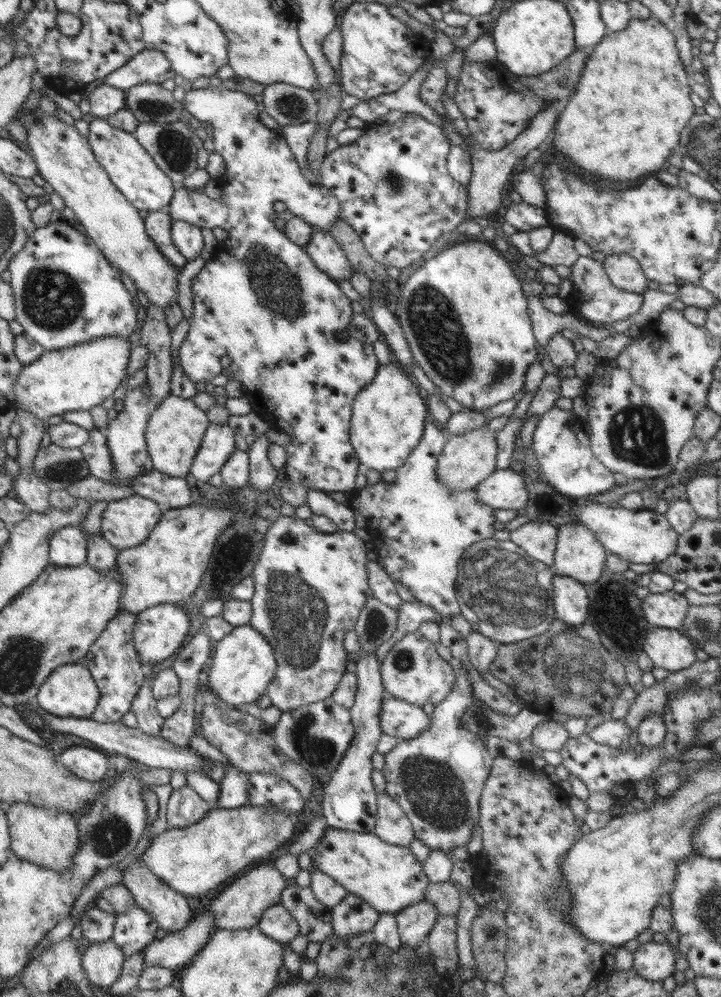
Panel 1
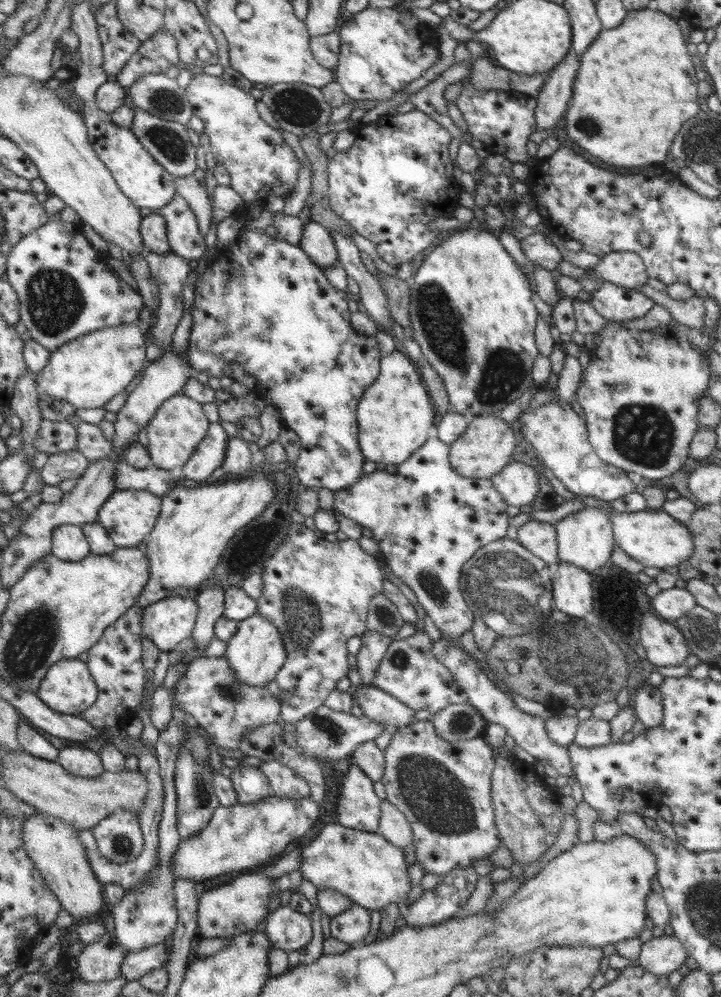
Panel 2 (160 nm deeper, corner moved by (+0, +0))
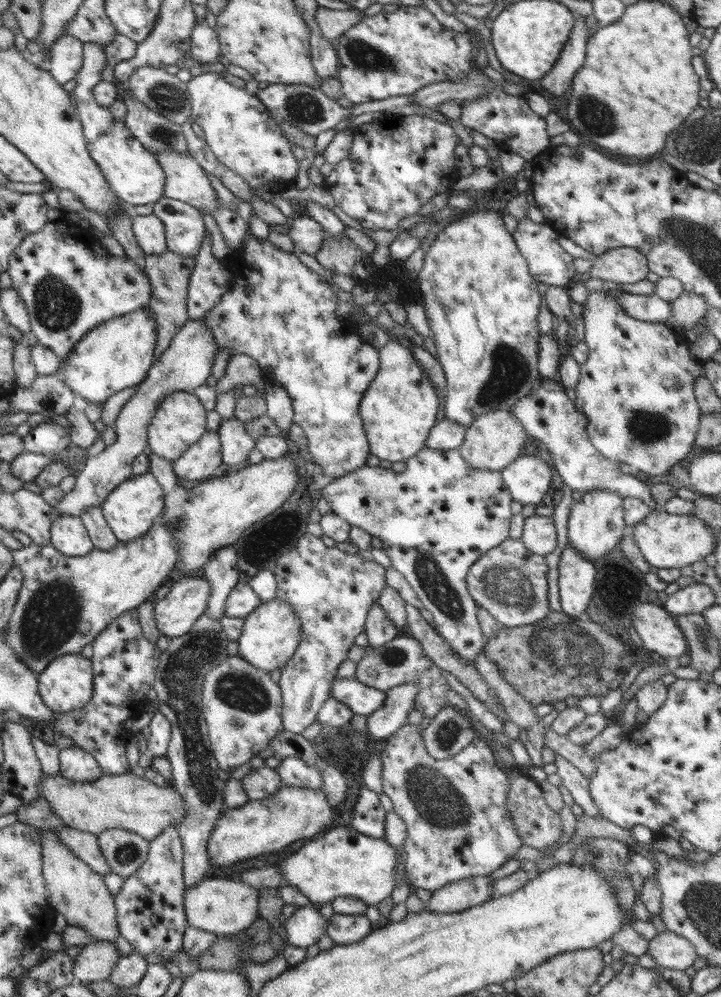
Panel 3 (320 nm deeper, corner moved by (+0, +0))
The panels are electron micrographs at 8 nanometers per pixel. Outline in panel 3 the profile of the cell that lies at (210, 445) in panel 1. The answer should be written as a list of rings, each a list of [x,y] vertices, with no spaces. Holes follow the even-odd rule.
[[[207,430],[198,443],[172,462],[172,467],[176,478],[202,482],[209,480],[222,463],[220,437],[216,430]]]

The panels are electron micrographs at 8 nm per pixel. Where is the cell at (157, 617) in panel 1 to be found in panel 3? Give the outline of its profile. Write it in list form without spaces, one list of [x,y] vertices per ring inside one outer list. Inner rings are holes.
[[[202,571],[194,576],[185,576],[182,580],[174,582],[169,594],[161,598],[155,605],[155,617],[158,630],[169,639],[179,637],[192,630],[198,617],[207,609],[210,597],[210,584],[202,576]]]

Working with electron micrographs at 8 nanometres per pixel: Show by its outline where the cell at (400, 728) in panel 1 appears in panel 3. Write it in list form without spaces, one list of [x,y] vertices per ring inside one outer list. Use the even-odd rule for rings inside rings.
[[[336,677],[331,684],[331,696],[353,710],[353,714],[368,716],[373,714],[386,700],[386,693],[362,684],[355,677]]]

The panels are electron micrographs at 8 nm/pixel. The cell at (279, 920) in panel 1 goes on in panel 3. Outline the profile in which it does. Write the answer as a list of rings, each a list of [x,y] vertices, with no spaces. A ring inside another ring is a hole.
[[[312,904],[298,907],[292,917],[283,919],[284,940],[286,945],[292,945],[298,948],[308,948],[327,934],[328,921],[322,918],[319,909]]]

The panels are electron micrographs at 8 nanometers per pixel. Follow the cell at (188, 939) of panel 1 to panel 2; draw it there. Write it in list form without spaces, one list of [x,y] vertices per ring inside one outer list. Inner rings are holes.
[[[164,943],[142,951],[126,952],[120,975],[126,978],[126,981],[139,981],[140,977],[152,970],[163,968],[167,960],[170,960],[170,952],[172,946],[169,949]]]

